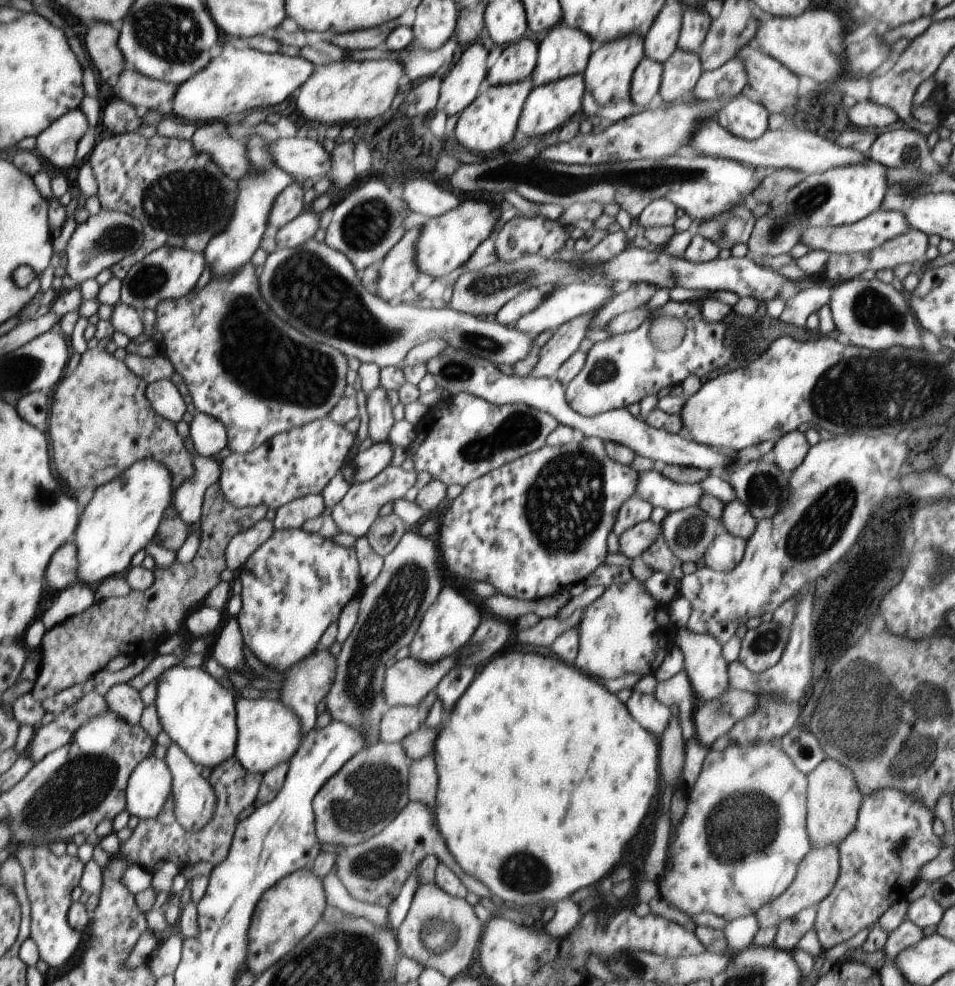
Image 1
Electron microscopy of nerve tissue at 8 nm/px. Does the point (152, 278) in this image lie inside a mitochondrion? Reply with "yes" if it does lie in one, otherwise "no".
yes

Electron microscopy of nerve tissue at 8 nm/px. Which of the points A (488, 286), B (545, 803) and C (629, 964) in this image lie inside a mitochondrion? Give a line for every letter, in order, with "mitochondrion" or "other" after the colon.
A: mitochondrion
B: other
C: mitochondrion

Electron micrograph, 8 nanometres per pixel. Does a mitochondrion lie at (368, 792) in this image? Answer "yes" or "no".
yes

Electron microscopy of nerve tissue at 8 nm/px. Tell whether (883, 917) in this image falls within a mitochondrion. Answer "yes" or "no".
no

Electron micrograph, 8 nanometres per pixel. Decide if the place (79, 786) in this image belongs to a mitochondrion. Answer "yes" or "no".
yes

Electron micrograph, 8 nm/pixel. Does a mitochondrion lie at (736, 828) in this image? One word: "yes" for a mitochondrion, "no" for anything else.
yes

